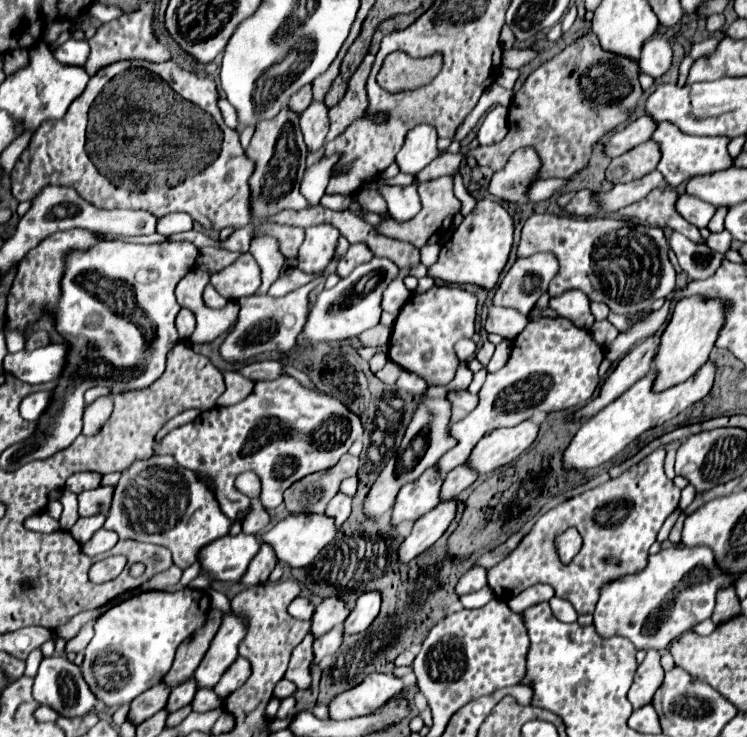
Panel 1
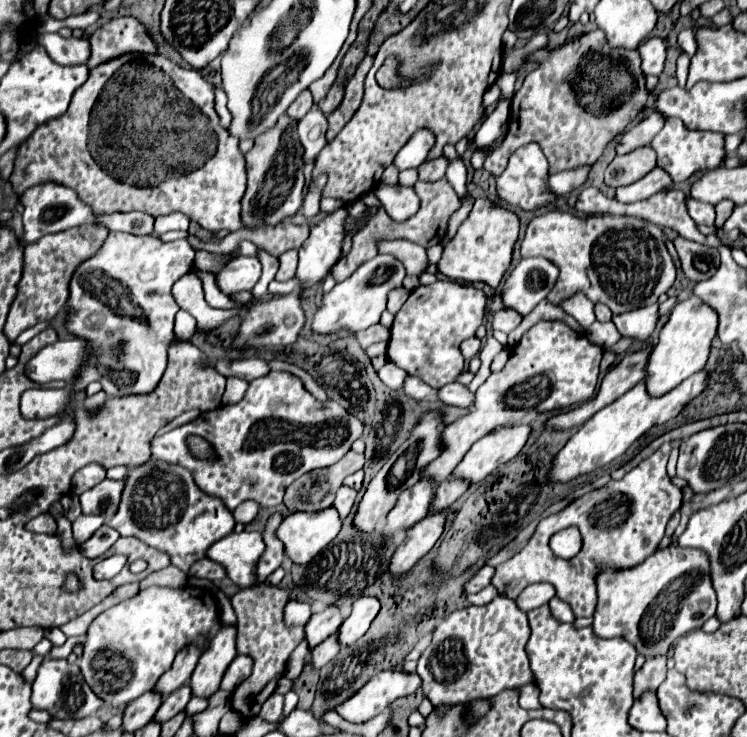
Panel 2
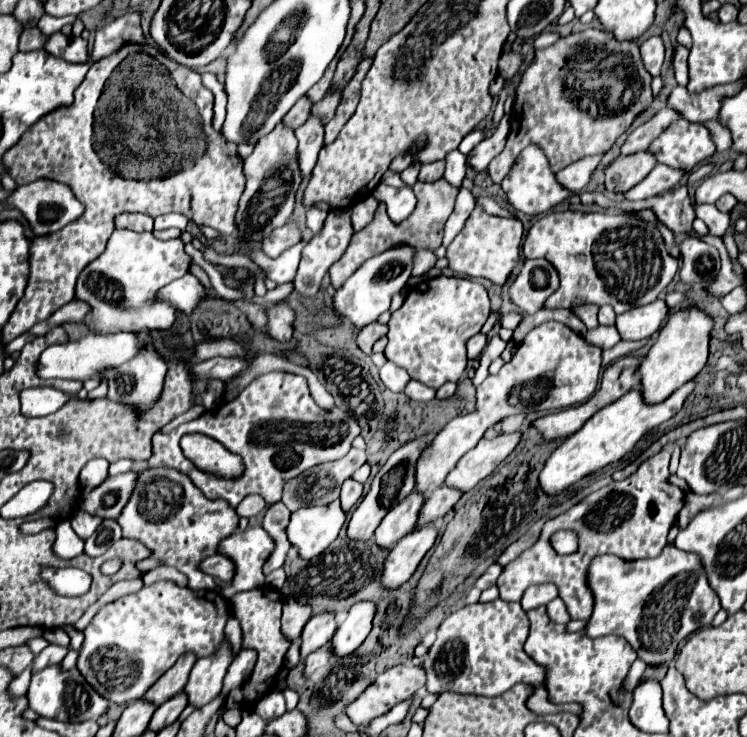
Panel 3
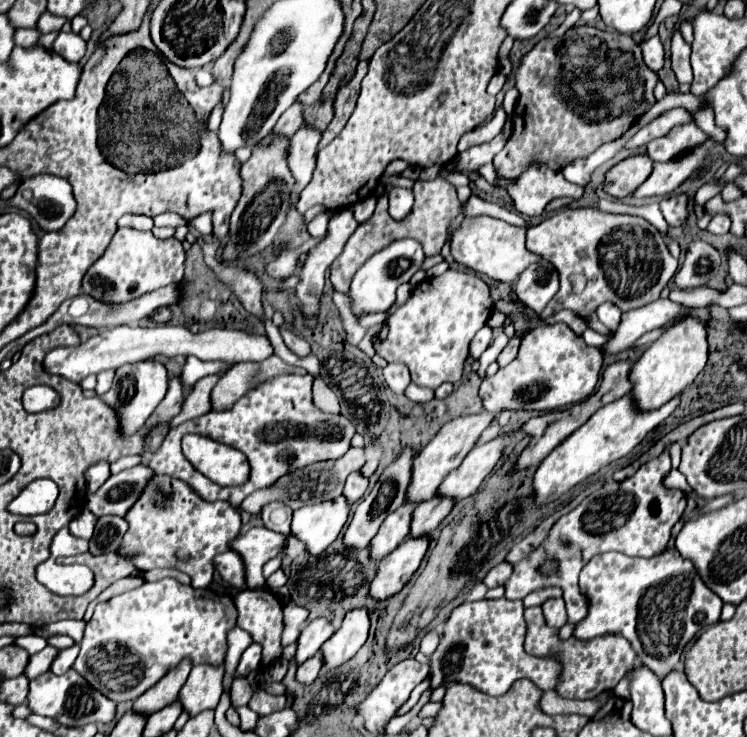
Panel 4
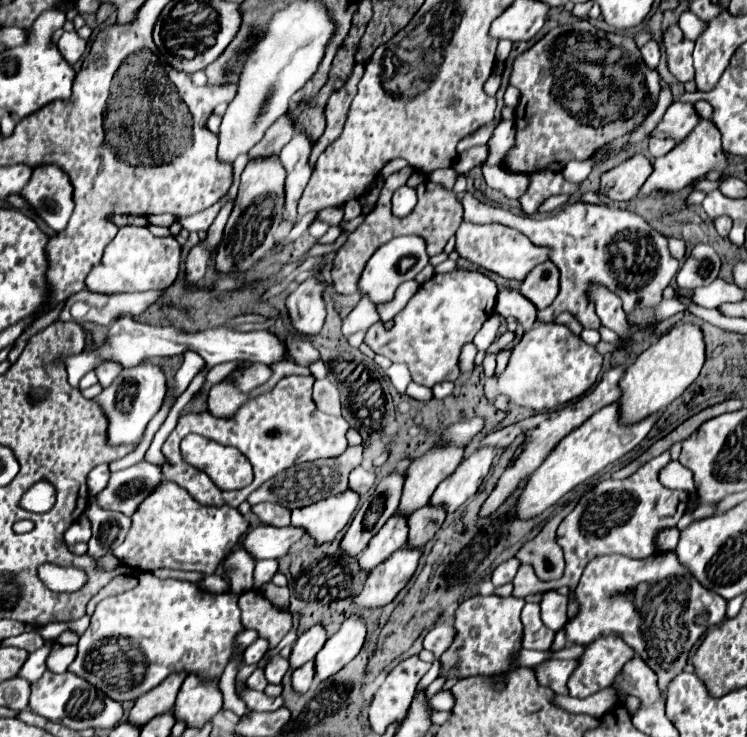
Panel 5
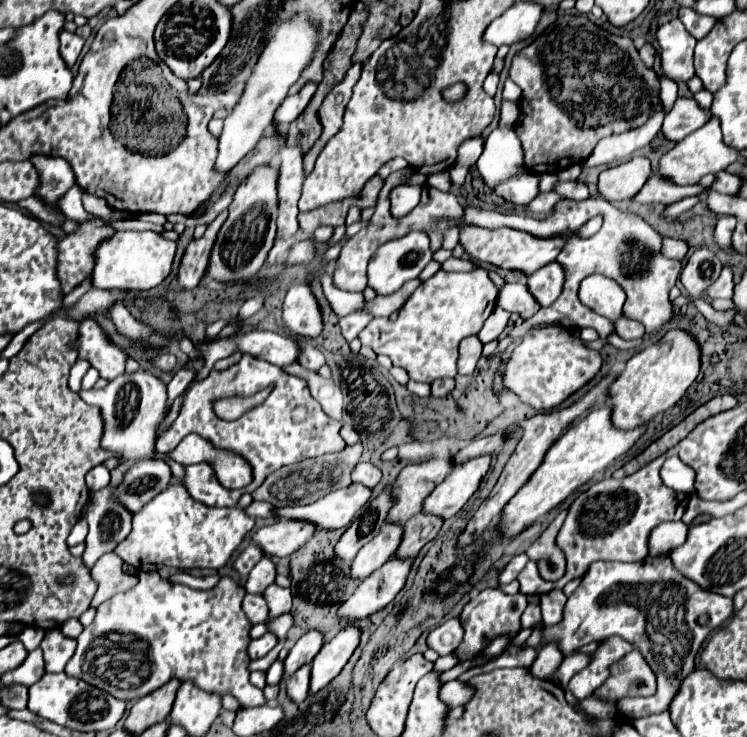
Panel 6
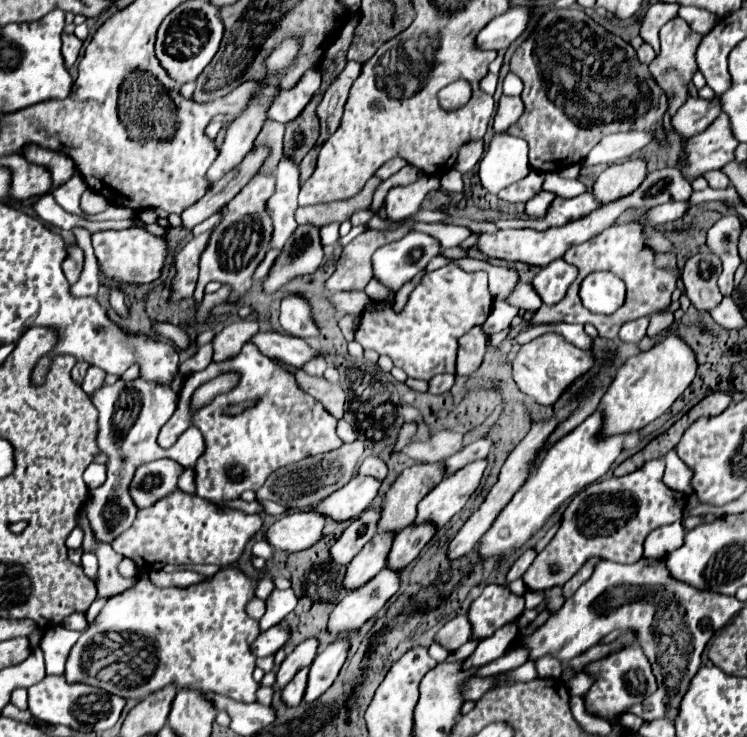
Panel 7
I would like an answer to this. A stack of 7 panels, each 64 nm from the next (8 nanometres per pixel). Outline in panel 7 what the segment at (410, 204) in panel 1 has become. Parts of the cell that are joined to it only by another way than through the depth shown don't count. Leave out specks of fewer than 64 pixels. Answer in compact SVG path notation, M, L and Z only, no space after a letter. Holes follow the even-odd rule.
M428 174L420 176L414 184L394 186L384 198L384 212L390 220L396 220L396 222L410 218L422 208L424 198L430 192L436 192L438 188L441 188L440 177L428 176Z

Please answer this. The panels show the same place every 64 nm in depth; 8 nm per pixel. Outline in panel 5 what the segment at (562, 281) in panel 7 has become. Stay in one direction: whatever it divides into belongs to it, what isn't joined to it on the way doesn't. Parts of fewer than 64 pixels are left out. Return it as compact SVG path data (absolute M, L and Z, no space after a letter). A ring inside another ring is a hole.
M544 262L540 266L536 266L522 282L520 292L534 302L534 306L538 310L546 308L552 304L552 300L558 296L560 290L560 272L556 272L556 264L552 262Z

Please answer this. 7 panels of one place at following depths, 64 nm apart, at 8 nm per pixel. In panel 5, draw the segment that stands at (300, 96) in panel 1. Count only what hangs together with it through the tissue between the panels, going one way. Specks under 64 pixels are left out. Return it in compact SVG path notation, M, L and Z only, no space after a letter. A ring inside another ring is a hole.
M280 116L280 120L276 120L276 124L268 128L268 132L264 134L264 140L260 140L260 144L256 144L252 152L248 152L248 158L256 160L260 156L278 156L284 144L288 144L292 136L294 136L294 126L290 118Z

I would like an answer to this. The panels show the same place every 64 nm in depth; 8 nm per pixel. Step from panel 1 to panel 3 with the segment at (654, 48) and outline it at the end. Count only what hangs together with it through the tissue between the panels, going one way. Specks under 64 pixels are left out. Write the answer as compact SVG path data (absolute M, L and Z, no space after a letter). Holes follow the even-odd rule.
M660 36L648 38L648 40L640 46L640 52L642 52L644 68L646 68L652 76L660 76L660 68L662 68L662 62L664 62L664 44L662 44L662 38L660 38Z

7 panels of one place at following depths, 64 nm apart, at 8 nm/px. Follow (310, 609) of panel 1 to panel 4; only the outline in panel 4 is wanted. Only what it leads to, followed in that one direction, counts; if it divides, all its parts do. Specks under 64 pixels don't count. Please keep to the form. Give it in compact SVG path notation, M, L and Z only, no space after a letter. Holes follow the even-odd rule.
M286 602L286 606L284 606L286 628L284 628L284 634L282 634L282 646L294 644L298 640L300 628L306 622L306 618L308 618L308 610L306 608L296 606L294 602Z

